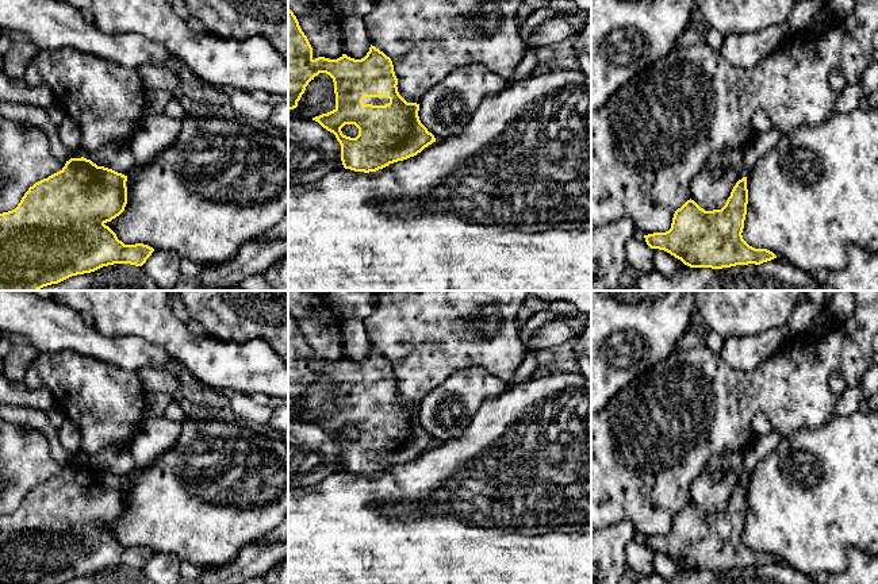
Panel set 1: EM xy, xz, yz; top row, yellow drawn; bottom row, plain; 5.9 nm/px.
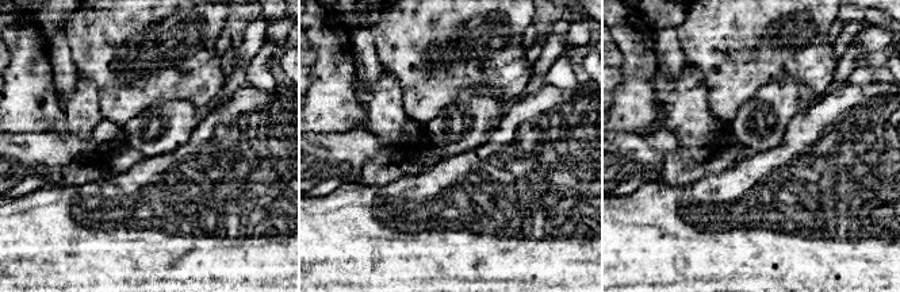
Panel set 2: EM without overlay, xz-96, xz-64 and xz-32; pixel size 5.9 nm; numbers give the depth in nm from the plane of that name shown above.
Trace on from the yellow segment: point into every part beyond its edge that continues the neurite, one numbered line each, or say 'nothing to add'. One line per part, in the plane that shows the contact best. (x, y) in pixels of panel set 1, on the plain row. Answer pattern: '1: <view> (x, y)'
1: xz (368, 403)

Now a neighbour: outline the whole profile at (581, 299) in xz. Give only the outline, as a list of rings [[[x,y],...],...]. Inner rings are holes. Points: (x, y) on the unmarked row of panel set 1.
[[[529,291],[529,295],[547,303],[572,303],[579,312],[584,312],[591,316],[591,291]]]

